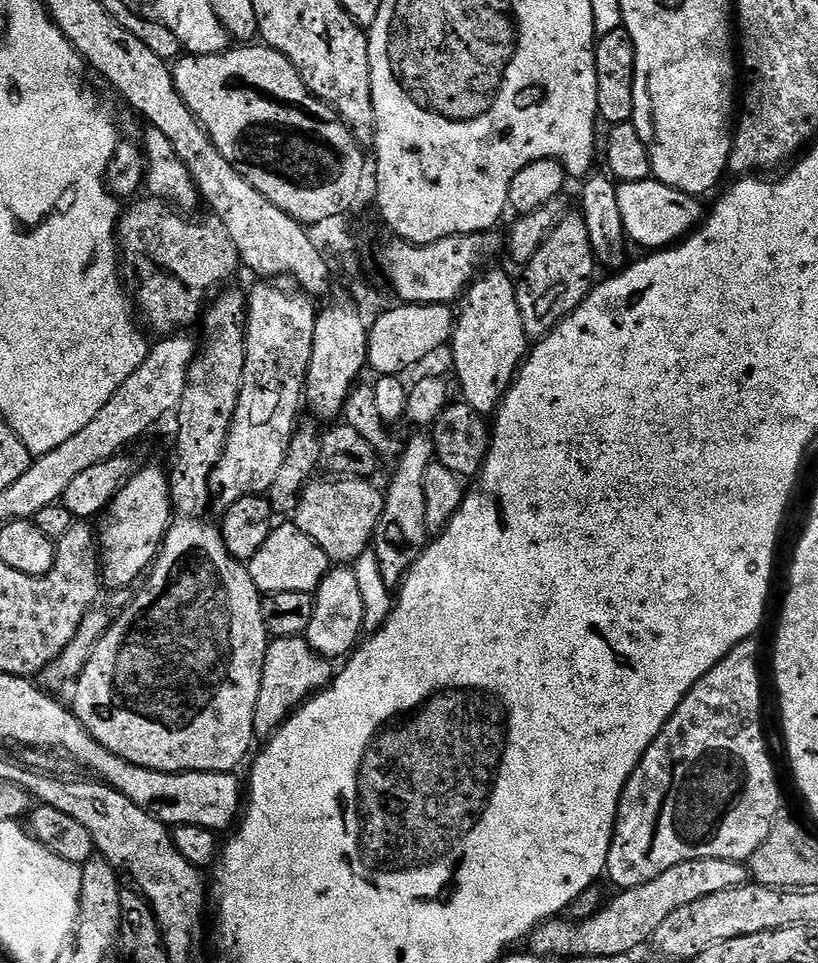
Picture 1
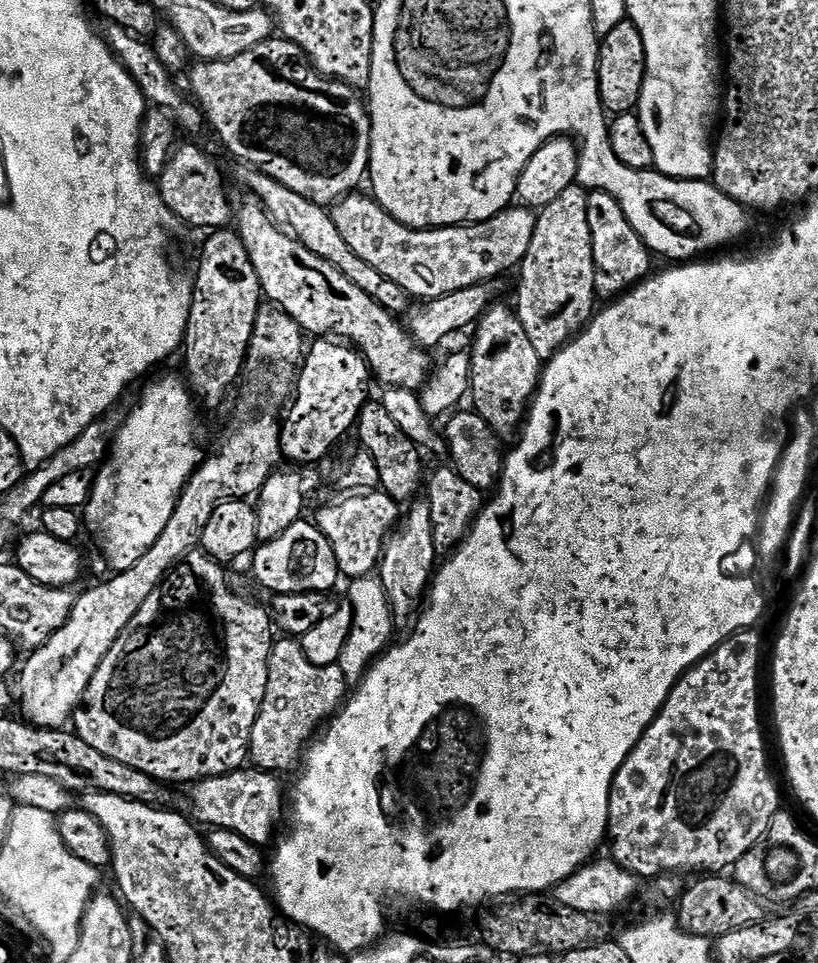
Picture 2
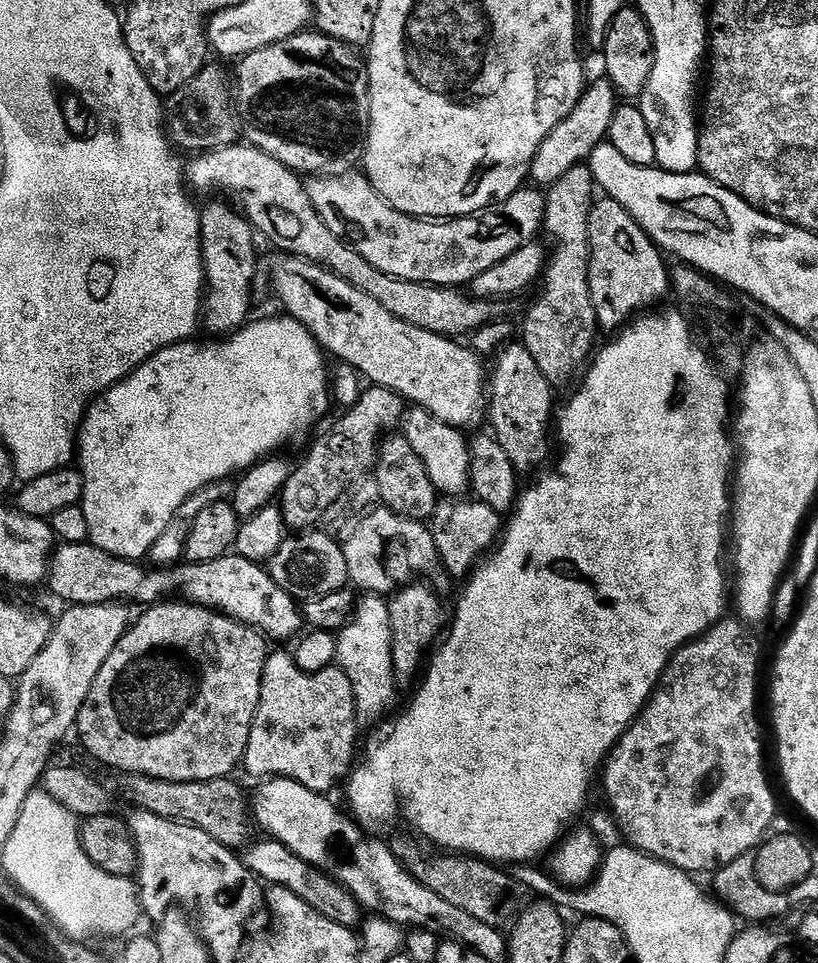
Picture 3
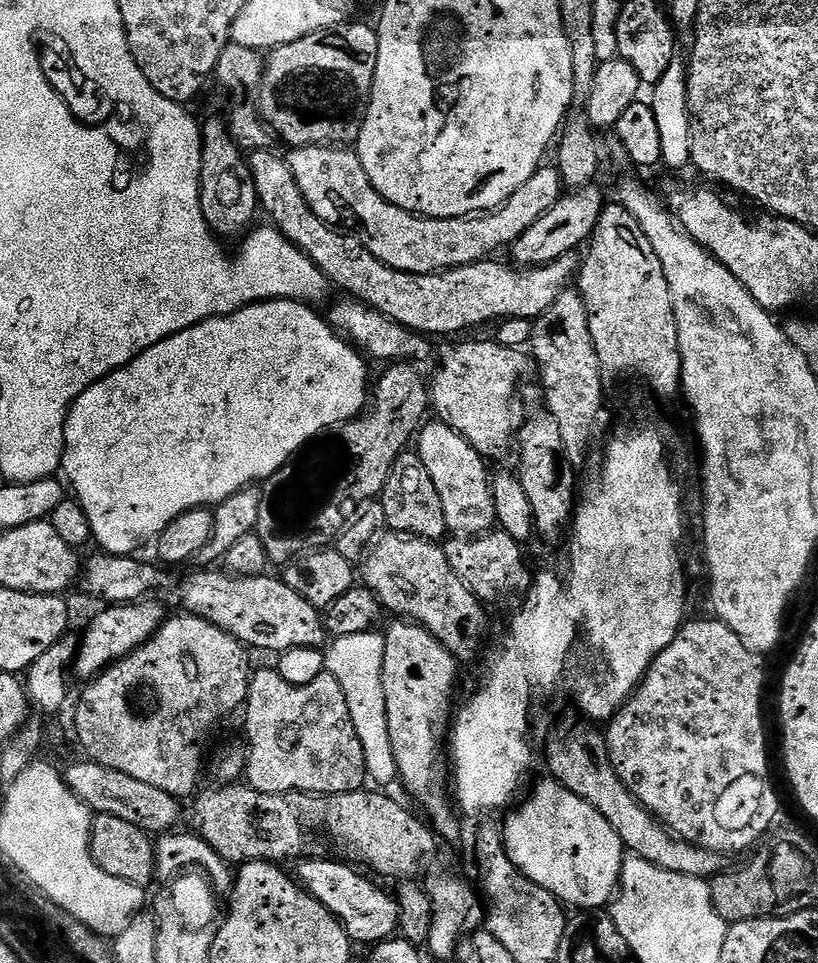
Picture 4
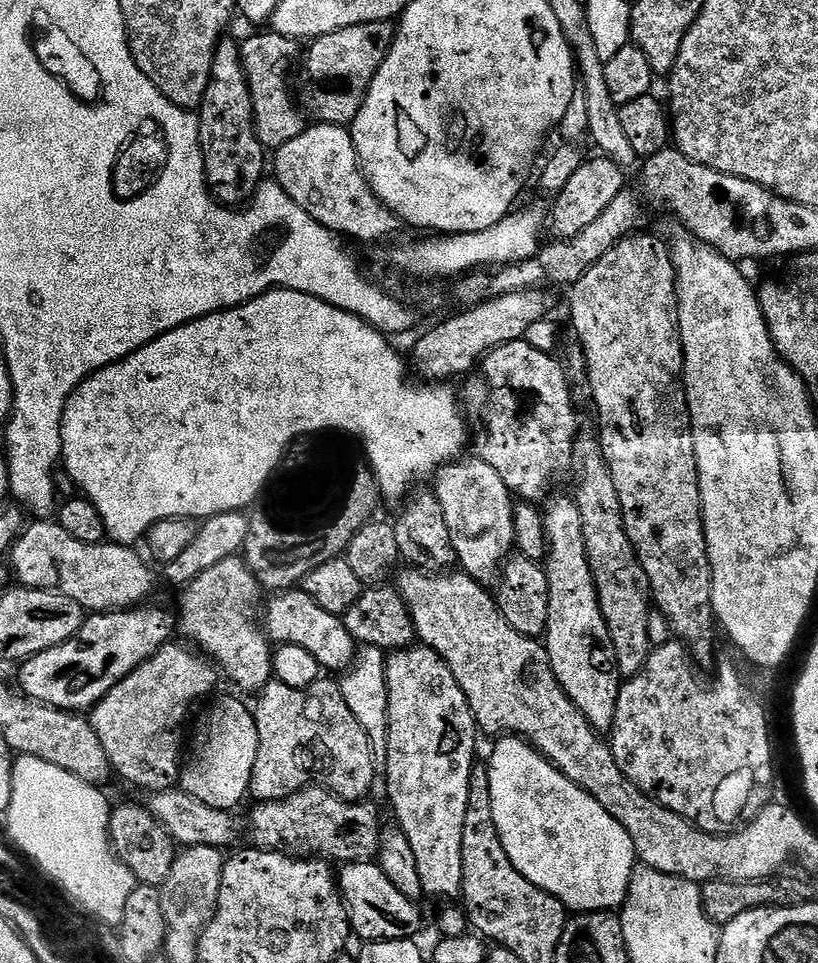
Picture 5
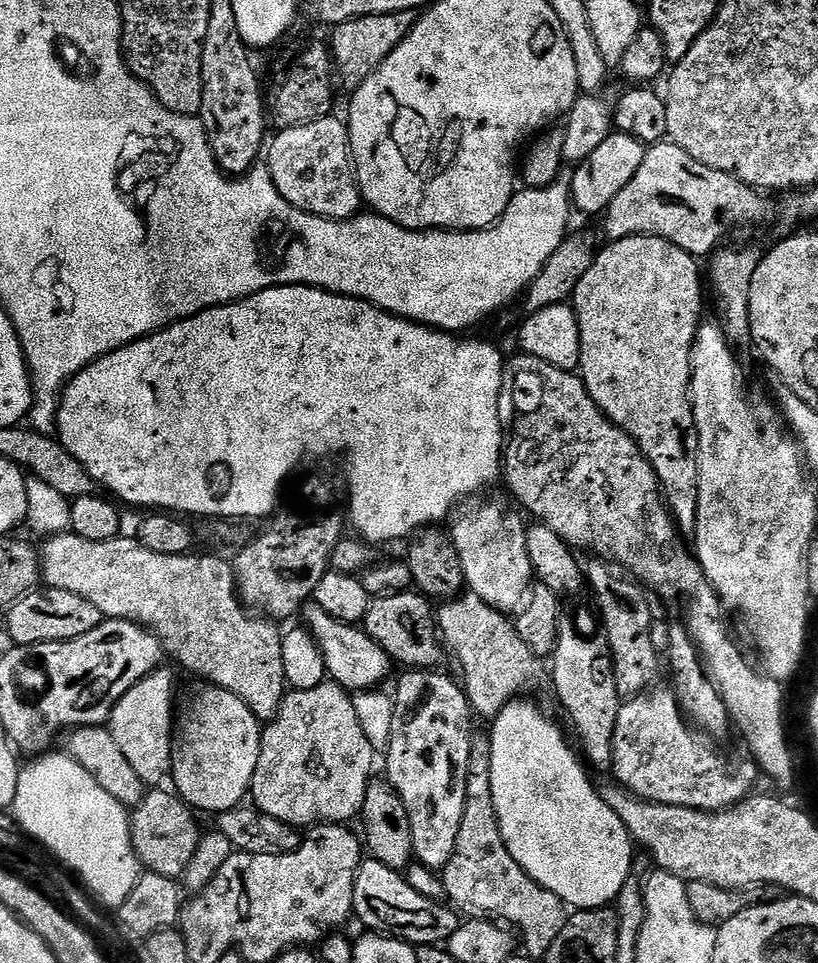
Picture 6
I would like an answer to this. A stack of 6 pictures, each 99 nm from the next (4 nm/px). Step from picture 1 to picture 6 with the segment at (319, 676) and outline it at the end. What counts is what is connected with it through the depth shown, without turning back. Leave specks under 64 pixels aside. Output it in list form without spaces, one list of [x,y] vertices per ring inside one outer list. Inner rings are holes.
[[[325,682],[314,686],[314,690],[292,690],[285,695],[283,702],[280,704],[278,714],[273,720],[267,721],[263,725],[260,733],[260,753],[258,754],[258,770],[254,770],[254,778],[250,789],[250,800],[255,807],[266,813],[268,816],[278,818],[284,824],[290,824],[297,830],[304,830],[307,824],[319,826],[325,822],[330,824],[344,824],[345,822],[355,821],[359,817],[362,806],[366,802],[366,790],[370,781],[373,779],[372,757],[374,751],[365,731],[362,730],[361,723],[358,722],[356,710],[354,710],[353,693],[350,693],[341,686]]]

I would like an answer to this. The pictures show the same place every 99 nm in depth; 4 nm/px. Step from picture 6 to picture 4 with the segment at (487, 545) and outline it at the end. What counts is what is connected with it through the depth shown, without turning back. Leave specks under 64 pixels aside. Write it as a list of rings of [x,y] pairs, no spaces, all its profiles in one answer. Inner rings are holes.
[[[439,422],[425,423],[418,433],[418,444],[419,440],[418,454],[426,474],[430,474],[430,479],[434,481],[438,498],[442,498],[442,514],[446,514],[449,533],[471,538],[493,531],[497,523],[496,512],[489,465],[484,457],[474,450],[474,446],[470,446],[470,442],[466,442],[466,438]]]

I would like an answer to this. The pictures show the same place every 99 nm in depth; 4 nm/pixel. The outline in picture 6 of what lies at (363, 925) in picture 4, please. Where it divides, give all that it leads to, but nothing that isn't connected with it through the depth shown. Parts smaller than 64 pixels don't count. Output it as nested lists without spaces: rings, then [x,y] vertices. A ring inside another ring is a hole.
[[[371,858],[365,859],[356,871],[352,911],[355,919],[360,919],[368,927],[365,929],[376,930],[381,924],[384,927],[381,929],[387,935],[413,946],[443,945],[450,934],[454,934],[458,923],[457,913],[451,907],[423,897],[407,883],[397,869],[382,866],[382,862]]]

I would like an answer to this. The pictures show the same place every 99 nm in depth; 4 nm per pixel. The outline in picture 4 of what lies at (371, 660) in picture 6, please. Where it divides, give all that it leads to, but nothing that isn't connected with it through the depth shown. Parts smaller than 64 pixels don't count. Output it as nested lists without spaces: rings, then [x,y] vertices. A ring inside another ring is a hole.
[[[192,570],[192,573],[180,584],[180,600],[184,603],[183,611],[193,616],[200,616],[219,626],[223,632],[229,632],[234,639],[249,649],[261,648],[264,652],[279,654],[295,648],[325,647],[326,638],[325,617],[321,609],[315,608],[302,594],[294,594],[290,586],[284,584],[283,579],[263,576],[238,576],[227,570]]]

